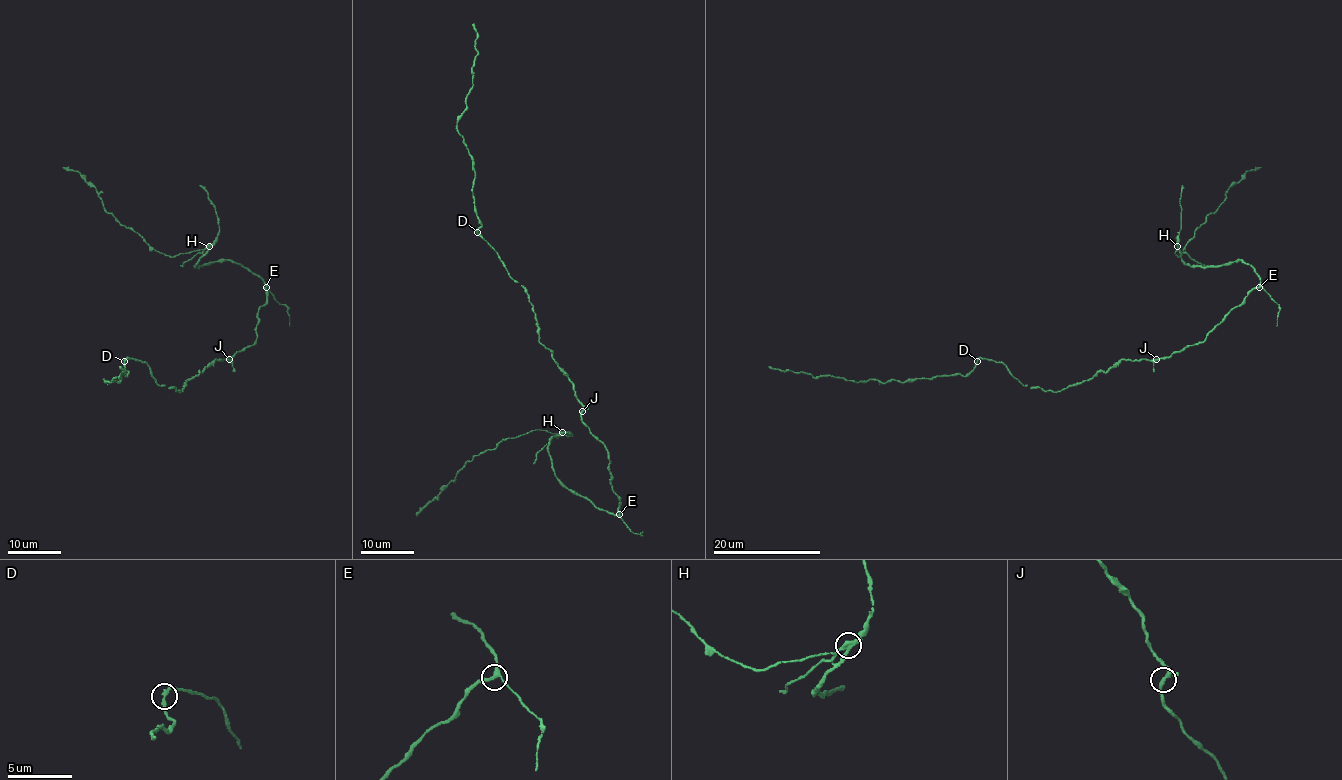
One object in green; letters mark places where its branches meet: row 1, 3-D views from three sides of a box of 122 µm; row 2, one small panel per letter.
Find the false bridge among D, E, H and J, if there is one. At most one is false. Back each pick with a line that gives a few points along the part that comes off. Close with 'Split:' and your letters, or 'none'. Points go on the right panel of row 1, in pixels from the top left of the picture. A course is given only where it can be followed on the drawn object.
H: course (1177, 247), (1175, 252), (1177, 256), (1224, 200), (1227, 190), (1247, 171), (1259, 167)
Split: H

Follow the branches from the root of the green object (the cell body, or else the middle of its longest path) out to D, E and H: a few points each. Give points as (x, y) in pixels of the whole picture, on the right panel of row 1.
D: (1163, 358), (1120, 359), (1106, 372), (1056, 392), (1023, 385), (1000, 362), (977, 361)
E: (1163, 358), (1200, 343), (1231, 310), (1259, 287)
H: (1163, 358), (1200, 343), (1261, 282), (1255, 271), (1242, 260), (1211, 267), (1188, 265), (1181, 259), (1177, 247)

